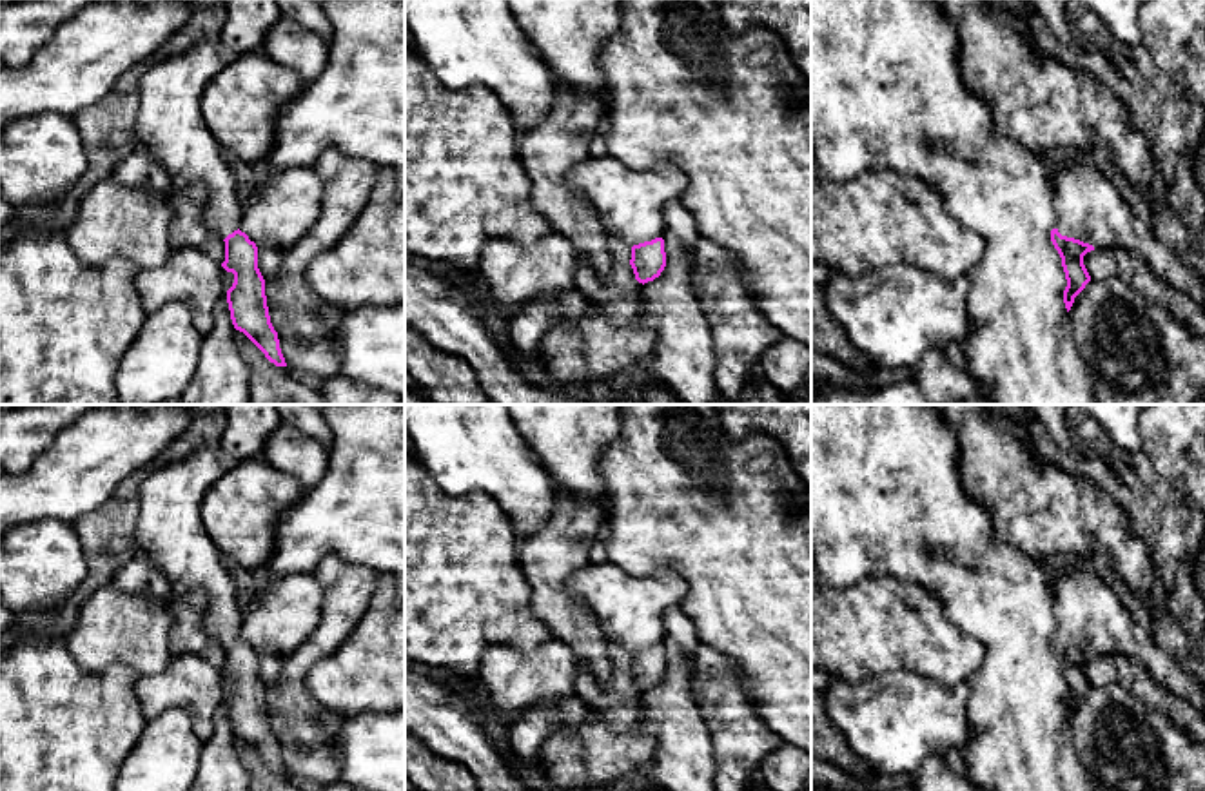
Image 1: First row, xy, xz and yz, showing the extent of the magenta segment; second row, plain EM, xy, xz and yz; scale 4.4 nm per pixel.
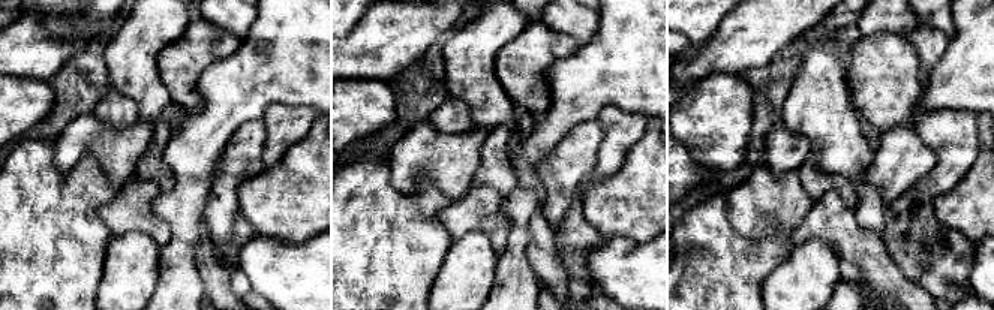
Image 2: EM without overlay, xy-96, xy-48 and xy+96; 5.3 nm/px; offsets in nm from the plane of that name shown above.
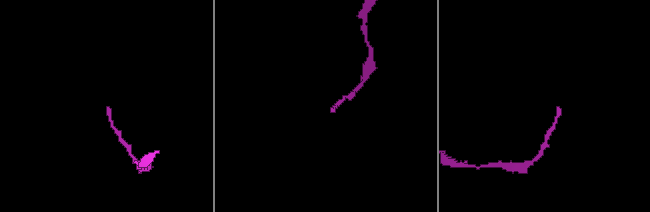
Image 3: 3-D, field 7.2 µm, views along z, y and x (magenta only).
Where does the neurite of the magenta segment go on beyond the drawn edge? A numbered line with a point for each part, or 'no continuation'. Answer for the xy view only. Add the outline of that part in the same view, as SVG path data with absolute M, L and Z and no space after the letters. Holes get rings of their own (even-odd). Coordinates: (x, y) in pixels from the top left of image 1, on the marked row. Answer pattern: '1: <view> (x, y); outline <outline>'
1: xy (169, 126); outline M201 36L189 49L143 65L138 82L140 107L134 129L134 140L165 167L174 190L191 189L194 183L207 187L198 207L203 210L205 225L223 239L240 229L243 205L229 167L229 156L201 114L201 96L207 83L229 60L230 53L221 36Z

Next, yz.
1: yz (1087, 205); outline M1056 156L1062 169L1054 180L1056 229L1094 249L1123 247L1140 254L1156 276L1185 292L1205 310L1205 276L1189 267L1174 247L1141 221L1120 190L1085 156Z

